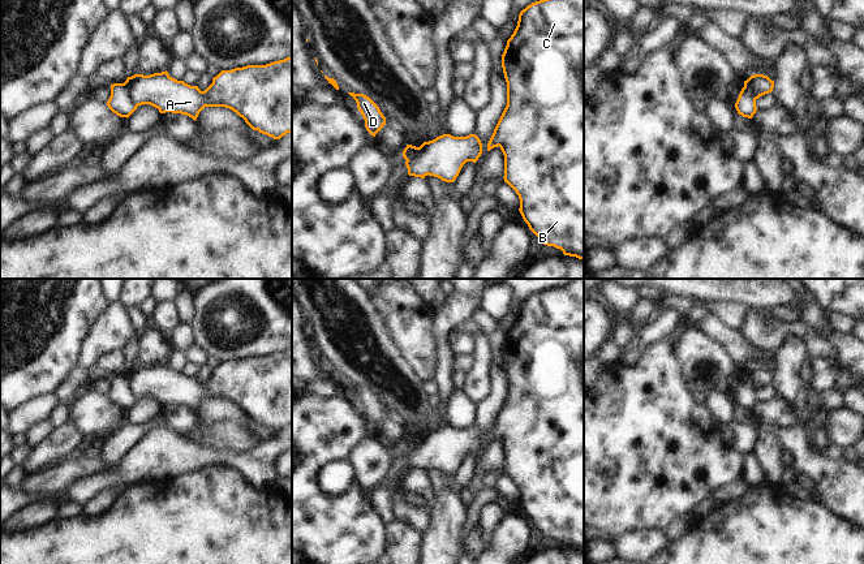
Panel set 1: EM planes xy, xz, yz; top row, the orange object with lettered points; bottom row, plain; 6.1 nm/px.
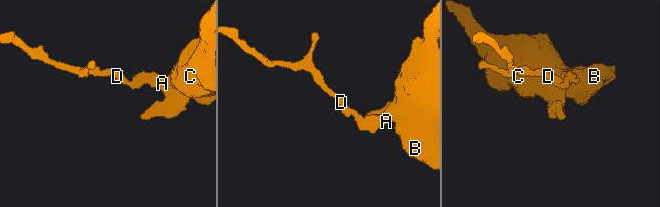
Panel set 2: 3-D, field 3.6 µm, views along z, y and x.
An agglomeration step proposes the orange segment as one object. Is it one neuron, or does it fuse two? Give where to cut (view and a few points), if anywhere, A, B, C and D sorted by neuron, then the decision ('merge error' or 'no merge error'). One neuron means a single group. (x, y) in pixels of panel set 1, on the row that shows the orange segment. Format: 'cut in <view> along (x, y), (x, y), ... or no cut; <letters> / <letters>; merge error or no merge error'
cut in xy along (124, 82), (129, 98), (137, 106); A B C / D; merge error

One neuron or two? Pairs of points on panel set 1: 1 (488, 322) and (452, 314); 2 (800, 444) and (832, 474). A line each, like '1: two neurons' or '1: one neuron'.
1: two neurons
2: one neuron

